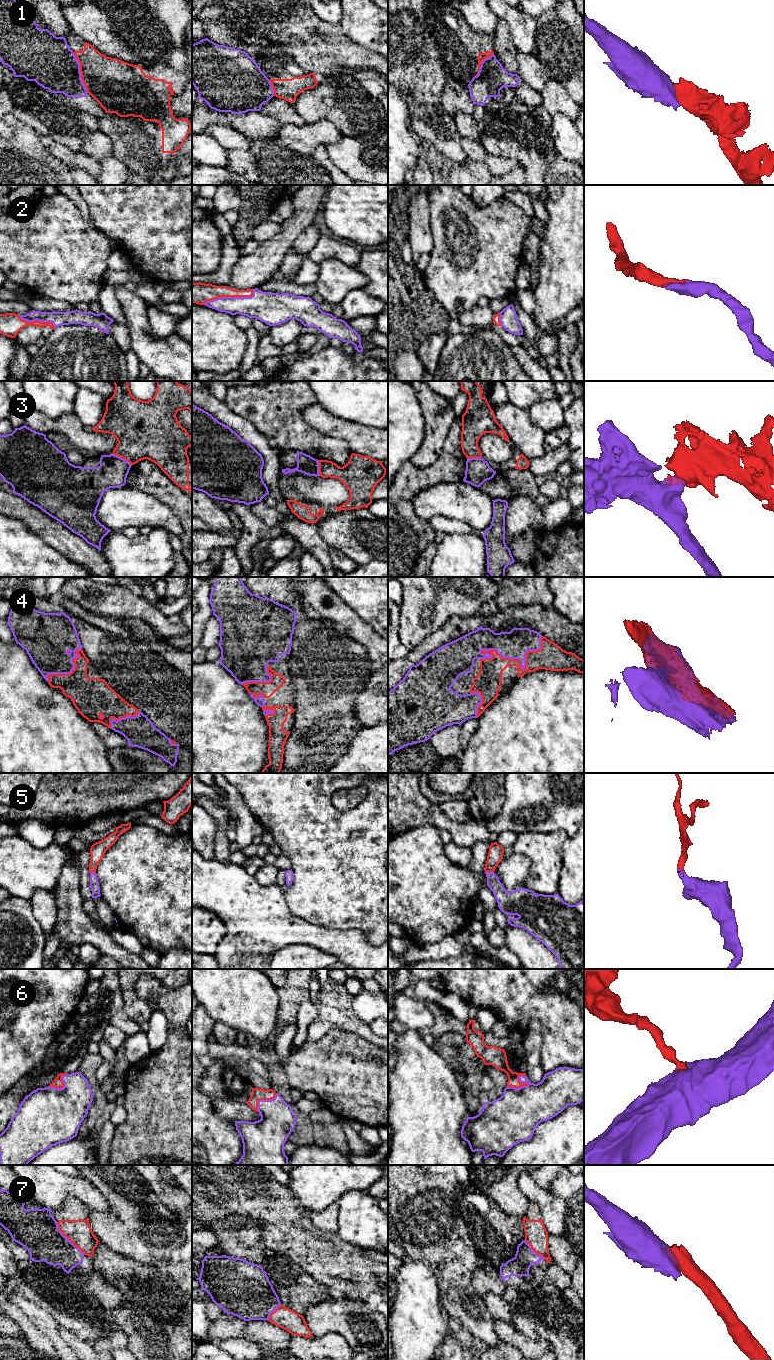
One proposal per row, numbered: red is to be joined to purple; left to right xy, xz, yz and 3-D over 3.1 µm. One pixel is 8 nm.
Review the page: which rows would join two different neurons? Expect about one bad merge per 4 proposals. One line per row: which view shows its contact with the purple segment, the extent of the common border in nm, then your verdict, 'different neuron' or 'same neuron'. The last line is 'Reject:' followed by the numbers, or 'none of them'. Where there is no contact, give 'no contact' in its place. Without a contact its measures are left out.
1: meets purple in xy; contact 360 nm long; different neuron
2: meets purple in xz; contact 420 nm long; same neuron
3: meets purple in xy; contact 190 nm long; different neuron
4: meets purple in yz; contact 550 nm long; same neuron
5: meets purple in yz; contact 70 nm long; same neuron
6: meets purple in yz; contact 190 nm long; same neuron
7: meets purple in xy; contact 360 nm long; different neuron
Reject: 1, 3, 7

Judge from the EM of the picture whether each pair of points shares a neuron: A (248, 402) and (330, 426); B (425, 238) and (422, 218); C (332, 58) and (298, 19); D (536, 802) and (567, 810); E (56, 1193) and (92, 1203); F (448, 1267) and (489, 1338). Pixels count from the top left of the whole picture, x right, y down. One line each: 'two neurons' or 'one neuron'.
A: two neurons
B: one neuron
C: one neuron
D: one neuron
E: one neuron
F: one neuron

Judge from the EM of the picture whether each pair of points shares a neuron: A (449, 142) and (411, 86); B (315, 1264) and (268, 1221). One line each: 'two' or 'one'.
A: one
B: one

